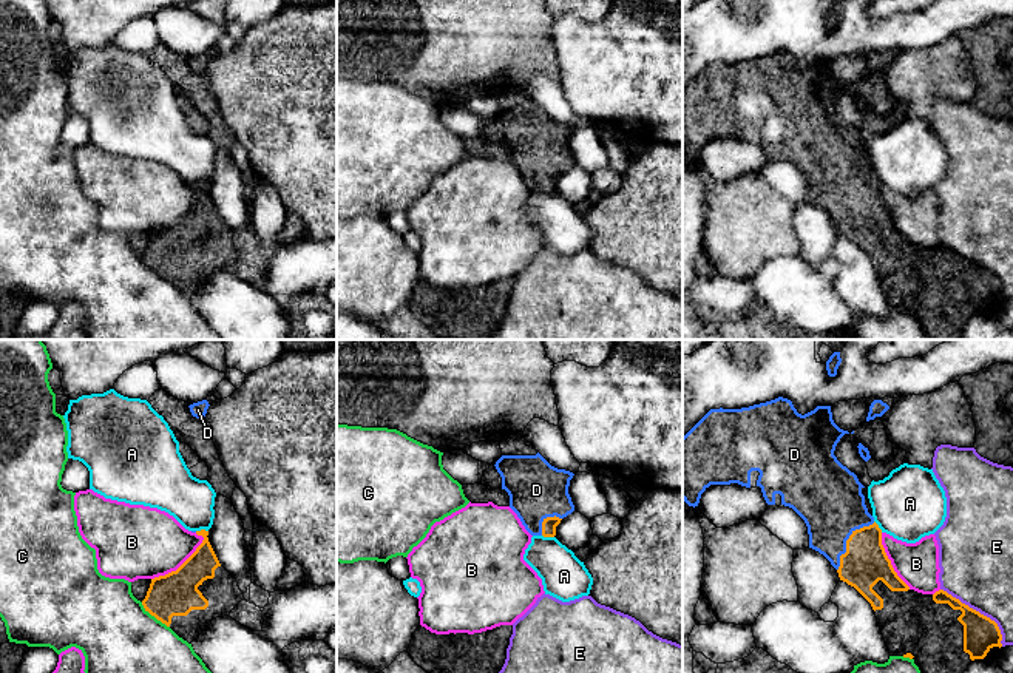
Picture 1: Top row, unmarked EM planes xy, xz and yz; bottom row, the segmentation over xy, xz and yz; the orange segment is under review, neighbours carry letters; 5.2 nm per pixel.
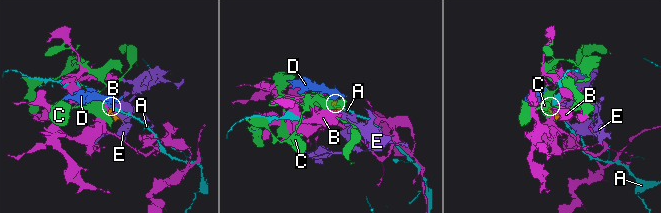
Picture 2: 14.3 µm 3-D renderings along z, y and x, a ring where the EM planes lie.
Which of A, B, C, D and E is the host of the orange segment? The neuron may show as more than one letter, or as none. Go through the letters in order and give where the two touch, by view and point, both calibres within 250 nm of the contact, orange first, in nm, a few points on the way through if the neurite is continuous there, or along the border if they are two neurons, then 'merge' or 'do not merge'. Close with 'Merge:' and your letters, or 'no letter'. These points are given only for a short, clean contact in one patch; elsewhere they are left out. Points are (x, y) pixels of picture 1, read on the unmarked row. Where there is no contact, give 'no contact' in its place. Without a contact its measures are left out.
A: meets orange in xy at (201, 184); 150 nm thick on the orange side, 240 nm on the other; border along xy (207, 184), (196, 186); do not merge
B: meets orange in xy at (181, 219); 220 nm thick on the orange side, 380 nm on the other; do not merge
C: meets orange in xy at (155, 270); 220 nm thick on the orange side, 480 nm on the other; do not merge
D: meets orange in yz at (846, 195); 240 nm thick on the orange side, 360 nm on the other; runs through yz (865, 216), (846, 195), (828, 152); merge
E: meets orange in yz at (978, 266); 180 nm thick on the orange side, 380 nm on the other; do not merge
Merge: D

